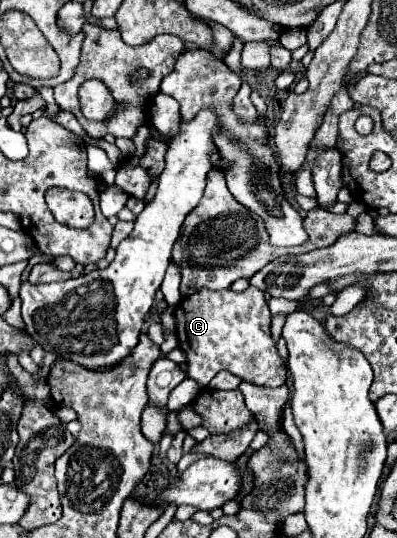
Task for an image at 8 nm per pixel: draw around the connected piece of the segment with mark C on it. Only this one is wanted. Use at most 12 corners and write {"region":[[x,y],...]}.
{"region":[[260,289],[176,305],[188,377],[286,383]]}

